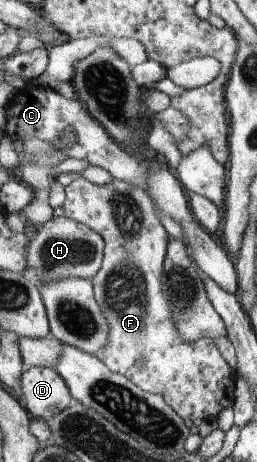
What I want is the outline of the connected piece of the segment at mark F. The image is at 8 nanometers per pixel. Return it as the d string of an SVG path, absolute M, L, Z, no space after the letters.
M83 175L66 187L66 195L65 215L87 224L100 233L106 242L102 269L92 279L99 305L110 325L109 342L96 353L98 358L146 392L161 394L183 419L212 421L223 409L233 407L236 374L223 357L218 343L213 338L185 340L178 330L172 301L165 292L164 263L170 245L170 233L158 216L153 197L143 188L117 178L107 185L98 186Z

